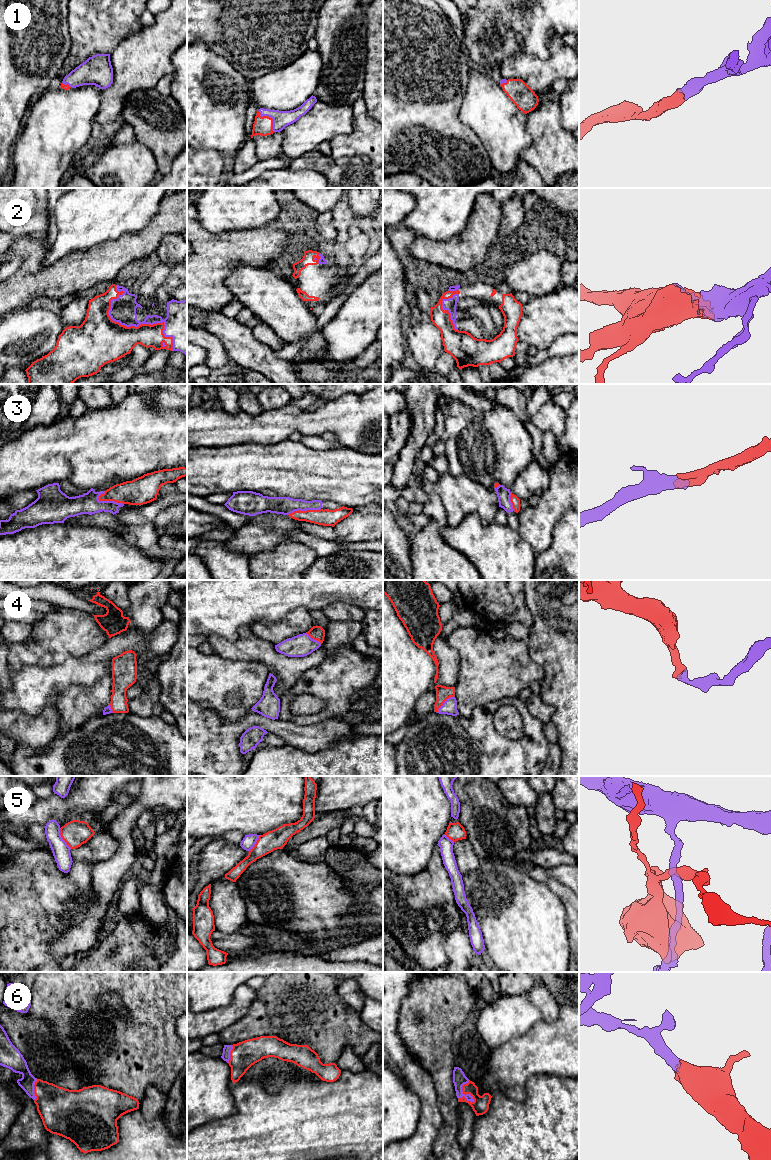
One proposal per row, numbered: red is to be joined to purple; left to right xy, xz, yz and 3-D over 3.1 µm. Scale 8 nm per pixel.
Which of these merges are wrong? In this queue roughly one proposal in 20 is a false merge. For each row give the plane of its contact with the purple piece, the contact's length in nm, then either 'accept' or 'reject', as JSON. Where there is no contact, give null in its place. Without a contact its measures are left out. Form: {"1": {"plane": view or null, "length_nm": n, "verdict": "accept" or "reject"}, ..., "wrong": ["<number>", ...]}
{"1": {"plane": "xz", "length_nm": 220, "verdict": "accept"}, "2": {"plane": "xy", "length_nm": 700, "verdict": "accept"}, "3": {"plane": "xy", "length_nm": 220, "verdict": "accept"}, "4": {"plane": "yz", "length_nm": 200, "verdict": "accept"}, "5": {"plane": "xy", "length_nm": 190, "verdict": "reject"}, "6": {"plane": "yz", "length_nm": 190, "verdict": "accept"}, "wrong": ["5"]}

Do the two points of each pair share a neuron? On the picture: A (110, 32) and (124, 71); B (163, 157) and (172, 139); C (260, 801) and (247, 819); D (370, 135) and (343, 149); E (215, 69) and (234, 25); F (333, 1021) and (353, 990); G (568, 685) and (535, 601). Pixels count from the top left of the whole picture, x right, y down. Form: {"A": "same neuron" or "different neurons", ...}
{"A": "different neurons", "B": "same neuron", "C": "same neuron", "D": "same neuron", "E": "different neurons", "F": "different neurons", "G": "same neuron"}

